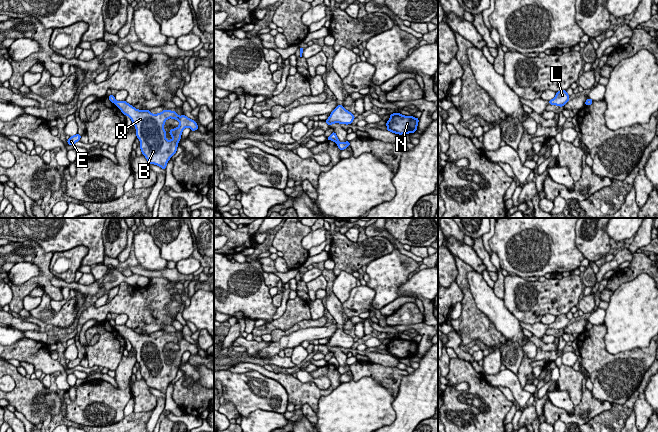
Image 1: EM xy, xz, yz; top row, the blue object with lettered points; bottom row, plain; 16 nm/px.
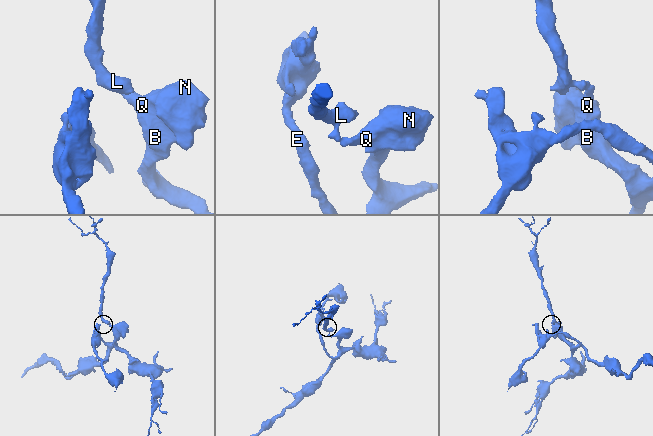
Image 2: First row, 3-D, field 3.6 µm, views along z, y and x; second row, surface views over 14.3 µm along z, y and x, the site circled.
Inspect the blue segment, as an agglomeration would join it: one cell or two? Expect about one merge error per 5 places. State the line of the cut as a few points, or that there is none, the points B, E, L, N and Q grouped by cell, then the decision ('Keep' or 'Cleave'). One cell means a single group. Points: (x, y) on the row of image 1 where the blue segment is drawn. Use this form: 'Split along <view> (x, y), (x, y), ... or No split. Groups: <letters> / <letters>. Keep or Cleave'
Split along xz (339, 142), (337, 144). Groups: B E N Q / L. Cleave

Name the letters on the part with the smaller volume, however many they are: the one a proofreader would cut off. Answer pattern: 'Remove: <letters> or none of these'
Remove: L

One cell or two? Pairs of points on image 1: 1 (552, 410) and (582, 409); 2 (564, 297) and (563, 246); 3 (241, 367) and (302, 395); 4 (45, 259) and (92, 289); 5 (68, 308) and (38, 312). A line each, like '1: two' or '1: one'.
1: one
2: two
3: one
4: two
5: one

